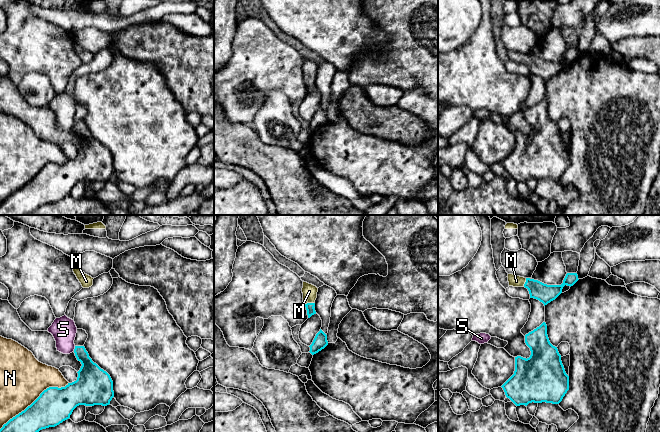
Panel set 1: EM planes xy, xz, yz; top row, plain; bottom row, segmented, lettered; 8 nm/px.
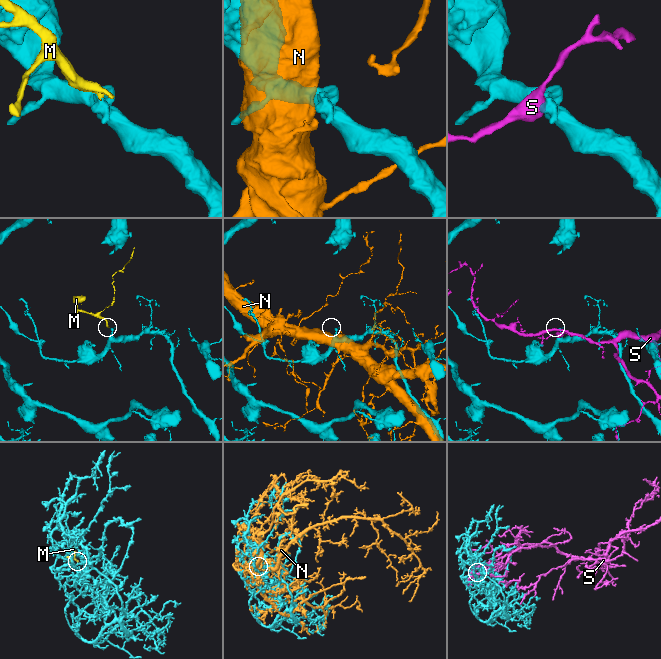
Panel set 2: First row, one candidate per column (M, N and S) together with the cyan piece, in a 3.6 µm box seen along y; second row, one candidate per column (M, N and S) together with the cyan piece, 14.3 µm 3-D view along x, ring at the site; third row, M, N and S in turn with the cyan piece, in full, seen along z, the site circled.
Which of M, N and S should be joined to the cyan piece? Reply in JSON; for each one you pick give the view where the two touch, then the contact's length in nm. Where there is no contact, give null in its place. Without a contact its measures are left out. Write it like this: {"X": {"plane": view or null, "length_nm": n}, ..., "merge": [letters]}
{"M": {"plane": "xz", "length_nm": 90}, "merge": ["M"]}

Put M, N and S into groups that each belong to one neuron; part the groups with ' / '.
M / N / S

